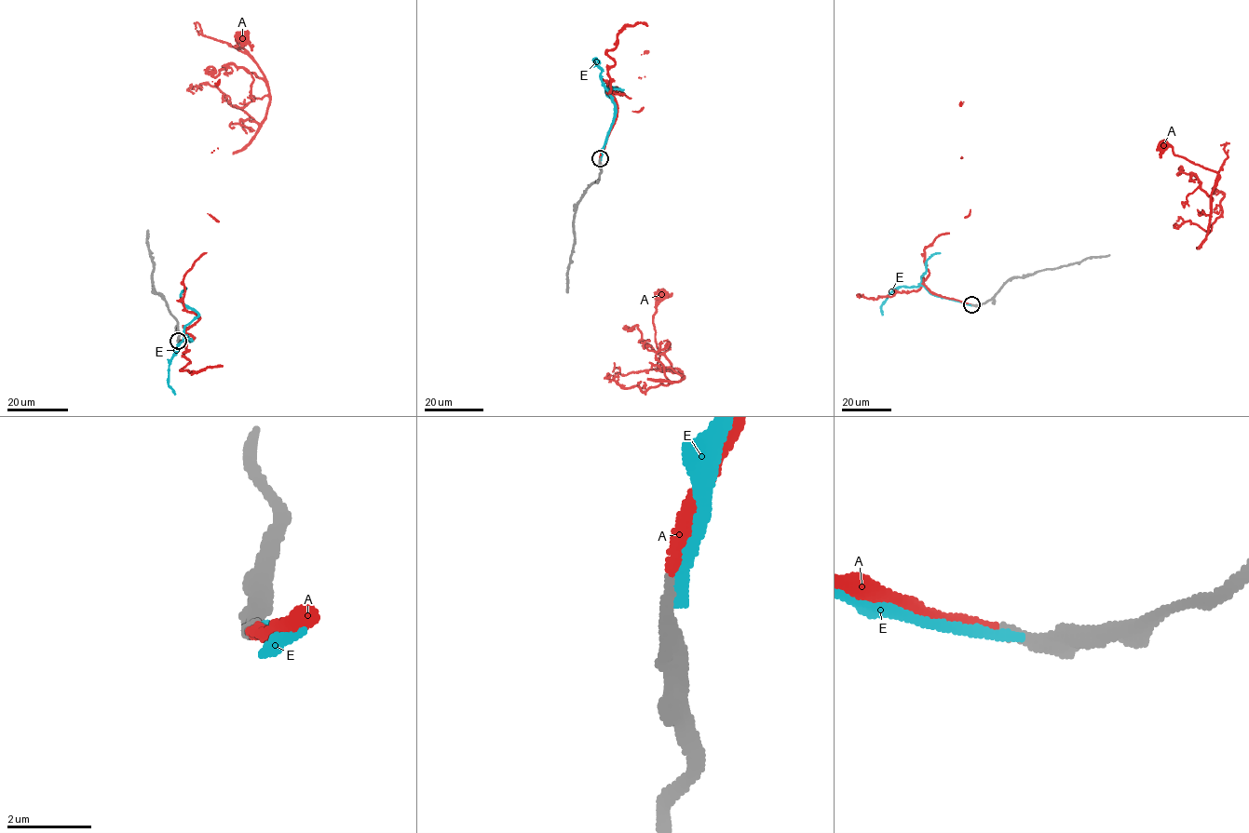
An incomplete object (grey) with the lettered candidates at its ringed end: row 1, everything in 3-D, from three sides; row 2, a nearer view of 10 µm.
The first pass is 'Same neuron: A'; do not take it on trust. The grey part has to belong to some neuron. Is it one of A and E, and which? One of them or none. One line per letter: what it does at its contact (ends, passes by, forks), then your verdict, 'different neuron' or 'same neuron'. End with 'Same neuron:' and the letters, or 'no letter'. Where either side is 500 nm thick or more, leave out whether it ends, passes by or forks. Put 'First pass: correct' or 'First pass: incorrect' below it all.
A: it ends; same neuron
E: it ends; different neuron
Same neuron: A
First pass: correct

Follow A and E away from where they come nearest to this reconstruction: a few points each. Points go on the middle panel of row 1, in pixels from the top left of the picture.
A: (600, 159), (610, 93), (622, 95), (610, 79), (631, 98), (656, 357), (680, 381), (657, 365), (662, 295)
E: (600, 160), (614, 118), (615, 103), (602, 81), (602, 69), (593, 60), (600, 63)

